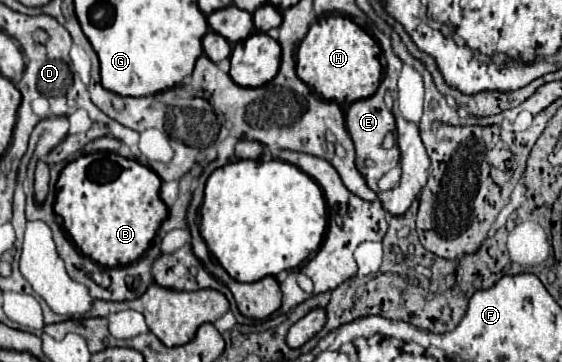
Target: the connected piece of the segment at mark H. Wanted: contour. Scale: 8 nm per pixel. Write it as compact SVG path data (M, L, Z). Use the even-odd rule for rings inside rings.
M324 16L318 18L306 38L298 46L296 72L302 82L312 86L316 94L326 102L352 104L370 98L380 84L380 46L350 18L346 16Z

